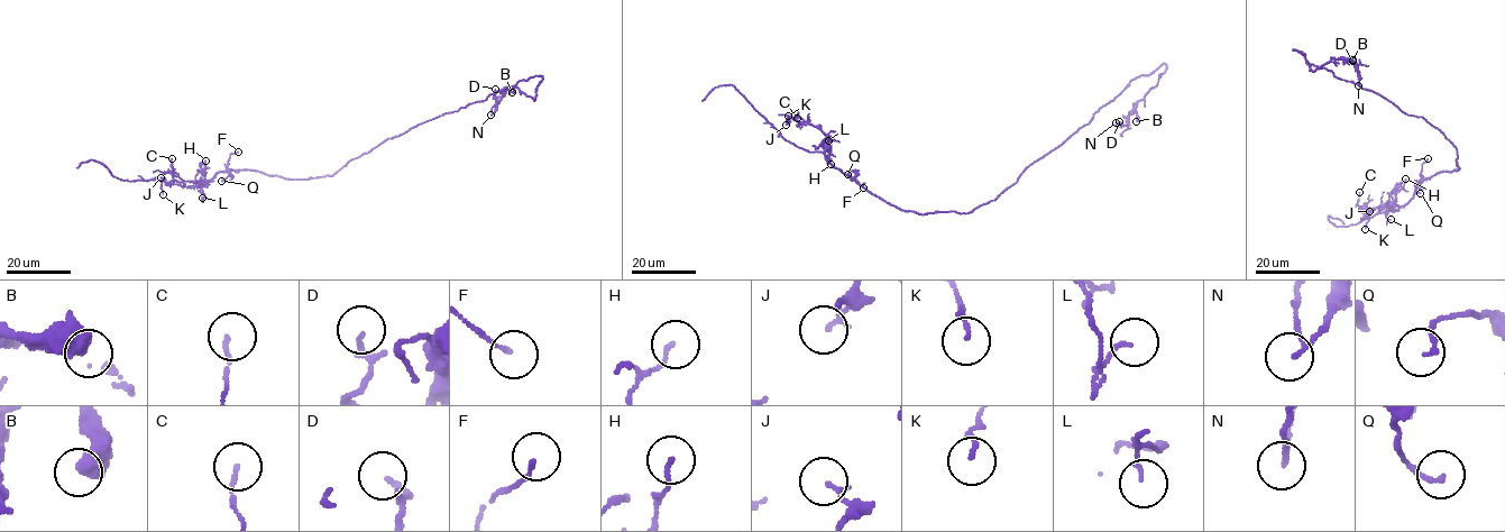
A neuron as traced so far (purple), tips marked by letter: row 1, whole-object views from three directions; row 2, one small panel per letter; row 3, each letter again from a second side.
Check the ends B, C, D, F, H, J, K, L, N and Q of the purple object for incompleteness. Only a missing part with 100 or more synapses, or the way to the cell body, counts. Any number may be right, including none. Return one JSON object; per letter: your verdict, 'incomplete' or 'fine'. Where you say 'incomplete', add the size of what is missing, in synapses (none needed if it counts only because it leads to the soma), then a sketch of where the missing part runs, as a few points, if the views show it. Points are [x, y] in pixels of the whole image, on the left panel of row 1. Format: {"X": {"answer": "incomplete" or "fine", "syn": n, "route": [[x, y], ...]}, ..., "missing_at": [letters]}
{"B": {"answer": "fine"}, "C": {"answer": "fine"}, "D": {"answer": "fine"}, "F": {"answer": "fine"}, "H": {"answer": "fine"}, "J": {"answer": "fine"}, "K": {"answer": "fine"}, "L": {"answer": "fine"}, "N": {"answer": "fine"}, "Q": {"answer": "fine"}, "missing_at": []}

